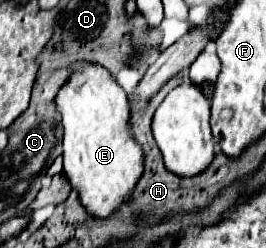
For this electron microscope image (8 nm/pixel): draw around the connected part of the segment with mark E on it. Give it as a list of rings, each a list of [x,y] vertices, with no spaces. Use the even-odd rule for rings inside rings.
[[[74,62],[70,74],[60,86],[54,106],[64,128],[64,174],[78,190],[82,206],[96,218],[106,218],[124,202],[142,176],[142,148],[128,132],[128,98],[112,74],[96,62]],[[110,124],[122,124],[126,130],[110,134]]]

